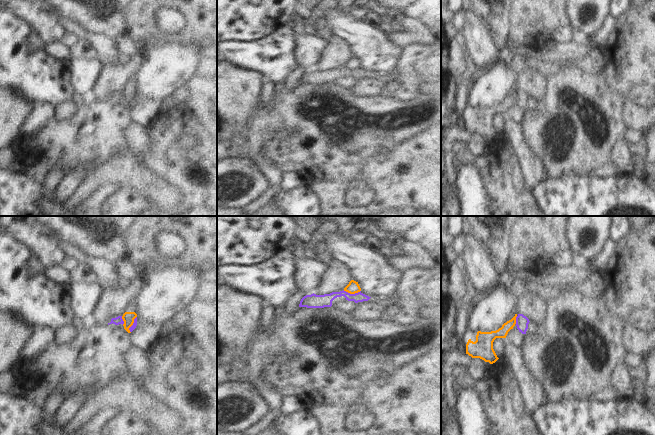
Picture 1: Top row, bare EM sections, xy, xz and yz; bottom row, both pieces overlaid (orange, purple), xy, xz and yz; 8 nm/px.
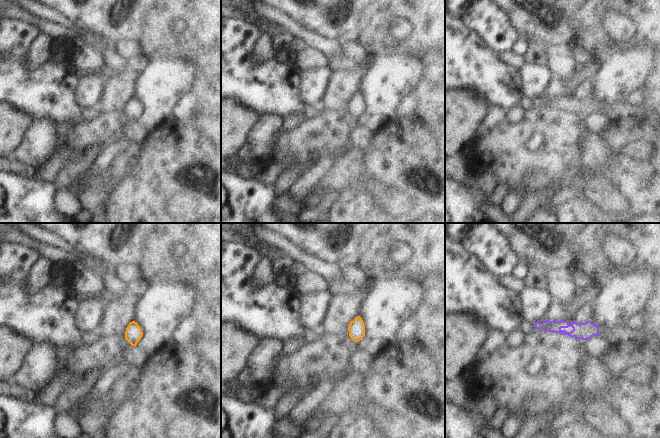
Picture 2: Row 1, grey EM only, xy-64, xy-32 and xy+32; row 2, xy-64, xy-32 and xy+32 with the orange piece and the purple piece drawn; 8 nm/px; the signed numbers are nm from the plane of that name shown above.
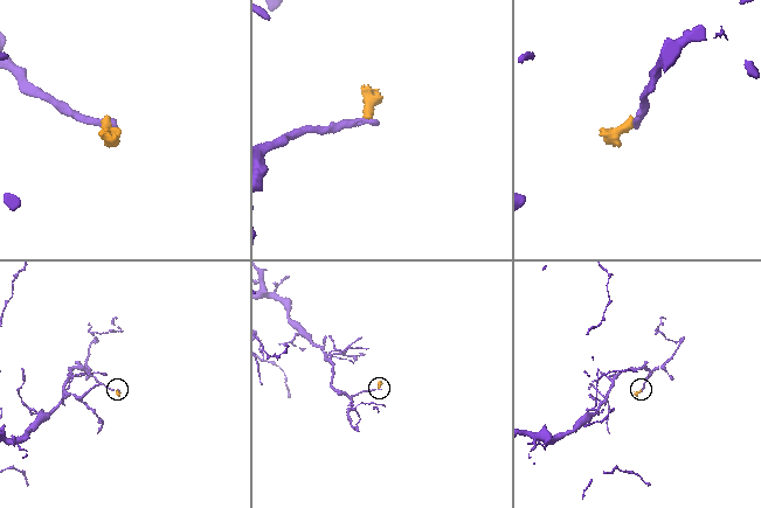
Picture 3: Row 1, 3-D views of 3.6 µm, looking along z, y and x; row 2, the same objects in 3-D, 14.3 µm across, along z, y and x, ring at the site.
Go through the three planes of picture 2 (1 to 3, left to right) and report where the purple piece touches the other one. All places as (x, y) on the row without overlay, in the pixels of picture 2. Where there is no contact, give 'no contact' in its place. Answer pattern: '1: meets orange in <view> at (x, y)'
1: no contact
2: no contact
3: no contact

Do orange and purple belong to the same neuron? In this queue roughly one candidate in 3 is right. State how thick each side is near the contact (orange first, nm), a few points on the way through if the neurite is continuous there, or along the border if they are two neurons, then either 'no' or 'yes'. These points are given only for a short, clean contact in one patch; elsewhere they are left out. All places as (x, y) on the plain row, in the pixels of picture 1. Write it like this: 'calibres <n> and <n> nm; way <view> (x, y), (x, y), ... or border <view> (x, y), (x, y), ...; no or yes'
calibres 100 and 100 nm; no

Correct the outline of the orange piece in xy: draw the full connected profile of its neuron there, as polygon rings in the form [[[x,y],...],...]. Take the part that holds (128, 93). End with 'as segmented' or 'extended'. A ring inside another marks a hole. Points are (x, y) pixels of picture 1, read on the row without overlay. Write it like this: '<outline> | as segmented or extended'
[[[134,75],[129,78],[127,82],[125,82],[124,90],[122,92],[122,95],[124,97],[124,105],[131,109],[129,104],[133,101],[134,95],[137,93],[136,90],[136,80],[134,78]]] | extended

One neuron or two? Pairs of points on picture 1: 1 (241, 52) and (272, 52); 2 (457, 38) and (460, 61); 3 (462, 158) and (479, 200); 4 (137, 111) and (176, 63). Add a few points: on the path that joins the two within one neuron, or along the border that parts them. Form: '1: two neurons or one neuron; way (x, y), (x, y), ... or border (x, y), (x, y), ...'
1: one neuron; way (249, 52), (264, 52)
2: one neuron; way (457, 44), (458, 55)
3: two neurons; border (457, 172), (464, 165), (473, 165), (483, 180)
4: one neuron; way (149, 99), (154, 85), (164, 75)

